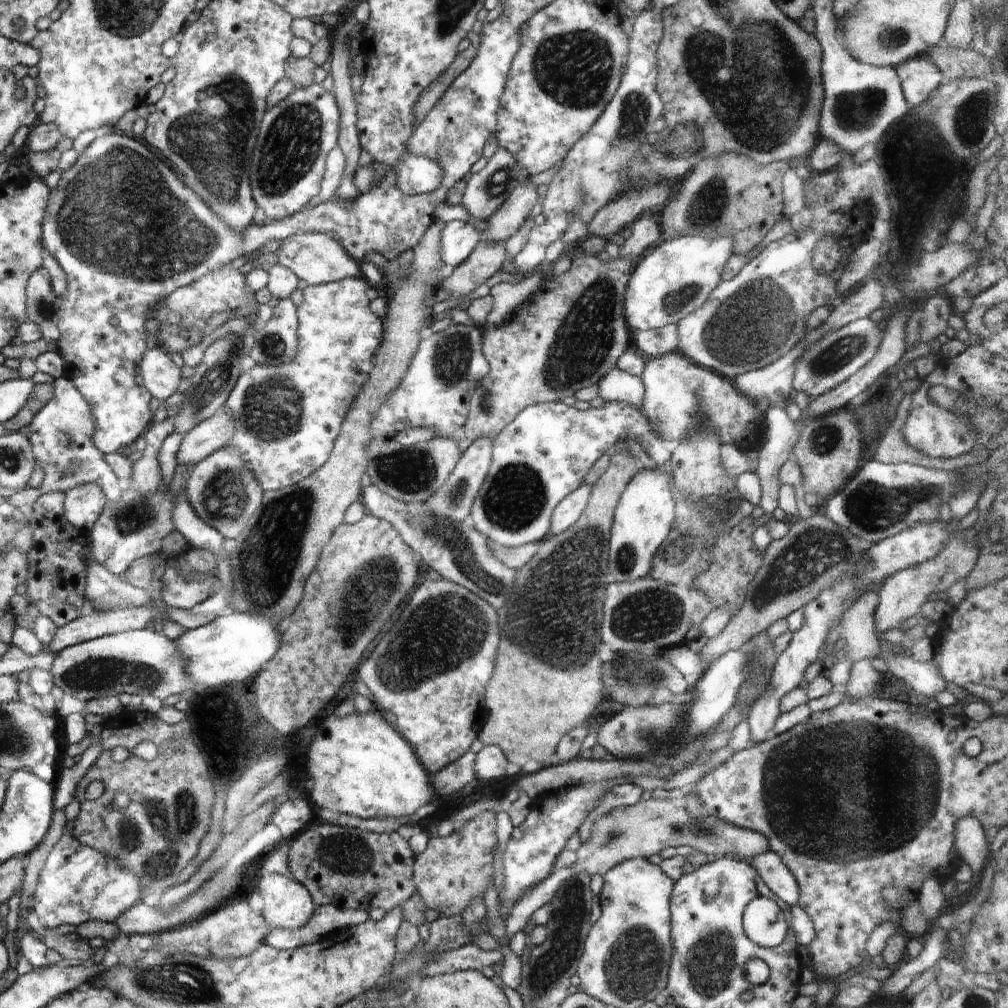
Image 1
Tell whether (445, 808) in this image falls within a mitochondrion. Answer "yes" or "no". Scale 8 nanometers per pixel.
no

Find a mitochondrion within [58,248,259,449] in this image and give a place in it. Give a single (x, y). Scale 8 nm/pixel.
(215, 381)

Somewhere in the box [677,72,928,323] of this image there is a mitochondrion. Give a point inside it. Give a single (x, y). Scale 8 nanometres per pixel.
(861, 111)

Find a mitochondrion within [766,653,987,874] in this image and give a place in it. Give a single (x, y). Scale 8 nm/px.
(911, 791)

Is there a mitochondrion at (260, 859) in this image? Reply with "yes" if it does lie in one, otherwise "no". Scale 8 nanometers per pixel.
no

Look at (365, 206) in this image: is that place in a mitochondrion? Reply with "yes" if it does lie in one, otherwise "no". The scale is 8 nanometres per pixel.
no

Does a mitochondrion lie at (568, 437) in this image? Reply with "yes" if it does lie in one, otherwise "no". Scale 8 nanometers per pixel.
no

